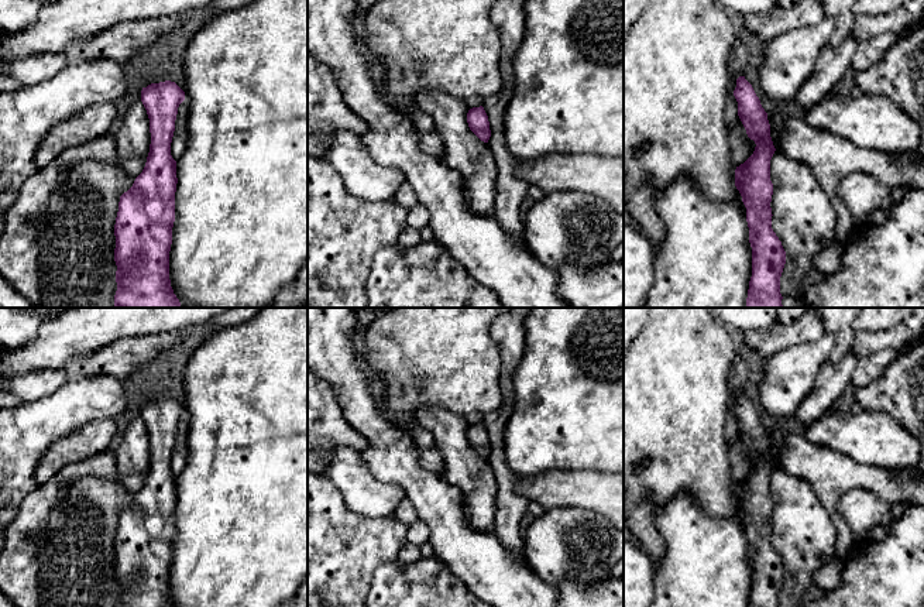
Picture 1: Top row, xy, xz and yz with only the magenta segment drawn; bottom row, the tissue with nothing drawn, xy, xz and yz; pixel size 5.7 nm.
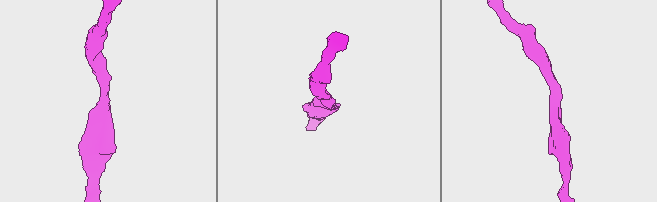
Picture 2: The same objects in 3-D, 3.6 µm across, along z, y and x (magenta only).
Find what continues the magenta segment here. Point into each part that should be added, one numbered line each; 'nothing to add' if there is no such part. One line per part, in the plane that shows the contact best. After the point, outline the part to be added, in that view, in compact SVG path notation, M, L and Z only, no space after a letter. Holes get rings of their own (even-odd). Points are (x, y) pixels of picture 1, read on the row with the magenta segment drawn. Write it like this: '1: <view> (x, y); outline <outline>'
nothing to add

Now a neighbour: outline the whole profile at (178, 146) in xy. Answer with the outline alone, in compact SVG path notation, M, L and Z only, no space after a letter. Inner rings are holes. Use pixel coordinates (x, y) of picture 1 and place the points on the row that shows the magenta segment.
M183 100L178 107L178 114L175 120L175 131L171 143L171 155L178 162L186 150L188 134L188 116L189 116L189 104Z

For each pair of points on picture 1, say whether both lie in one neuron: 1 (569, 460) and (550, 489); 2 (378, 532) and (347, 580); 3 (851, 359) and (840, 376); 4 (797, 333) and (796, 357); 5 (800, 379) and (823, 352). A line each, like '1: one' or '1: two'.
1: two
2: one
3: one
4: two
5: one

